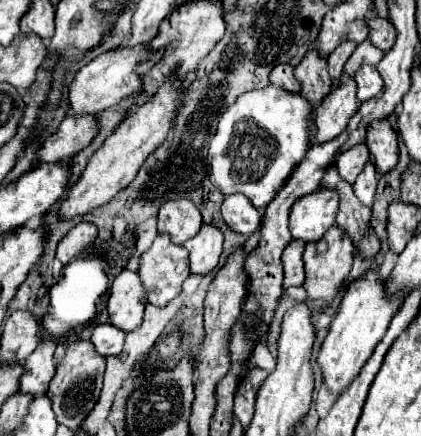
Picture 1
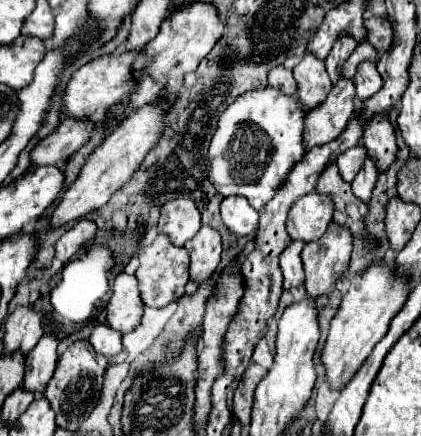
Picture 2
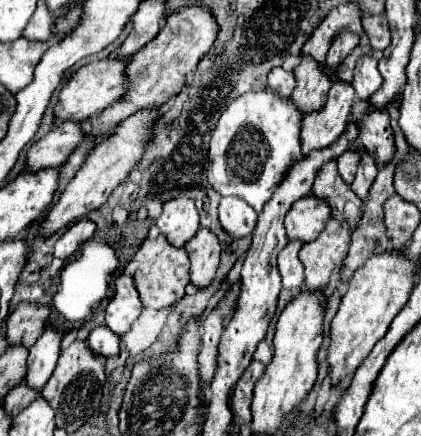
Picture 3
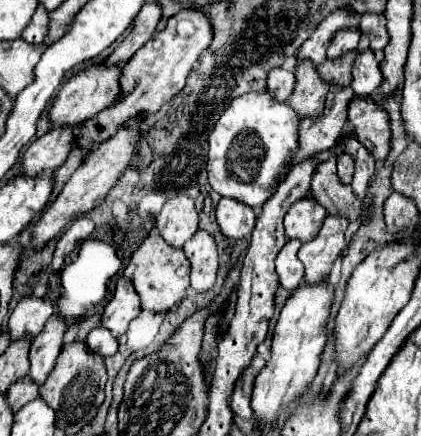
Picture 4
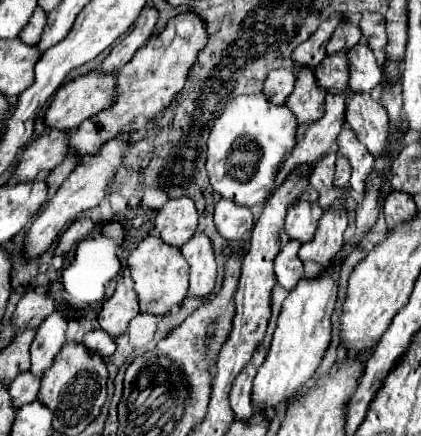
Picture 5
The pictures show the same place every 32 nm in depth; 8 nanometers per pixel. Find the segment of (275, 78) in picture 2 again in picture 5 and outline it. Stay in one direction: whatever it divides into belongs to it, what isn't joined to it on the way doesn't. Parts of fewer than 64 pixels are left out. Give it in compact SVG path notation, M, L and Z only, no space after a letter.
M278 68L268 72L266 80L264 80L264 96L268 96L268 100L272 104L284 104L286 98L292 94L294 90L294 72L286 70L286 68Z

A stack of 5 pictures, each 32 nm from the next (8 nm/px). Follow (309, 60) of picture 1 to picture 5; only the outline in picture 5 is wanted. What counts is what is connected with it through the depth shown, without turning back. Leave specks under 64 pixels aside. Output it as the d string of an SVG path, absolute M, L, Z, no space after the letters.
M304 68L296 76L296 88L288 96L286 106L296 116L298 124L312 124L324 116L324 98L326 92L316 86L314 72L310 68Z

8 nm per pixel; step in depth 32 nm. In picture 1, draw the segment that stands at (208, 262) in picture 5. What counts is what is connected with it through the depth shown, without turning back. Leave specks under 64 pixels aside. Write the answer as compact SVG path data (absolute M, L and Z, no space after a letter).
M202 224L200 232L184 244L186 250L190 252L190 272L200 276L212 272L220 262L222 242L224 242L222 232L216 226Z

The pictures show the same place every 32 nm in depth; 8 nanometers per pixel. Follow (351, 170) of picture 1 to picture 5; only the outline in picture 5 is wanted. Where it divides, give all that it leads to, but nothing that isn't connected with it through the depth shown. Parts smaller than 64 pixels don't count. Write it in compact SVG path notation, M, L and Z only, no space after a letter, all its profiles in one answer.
M338 156L338 160L336 160L336 172L334 172L334 184L340 186L340 188L346 188L348 180L350 180L350 164L348 164L346 158Z

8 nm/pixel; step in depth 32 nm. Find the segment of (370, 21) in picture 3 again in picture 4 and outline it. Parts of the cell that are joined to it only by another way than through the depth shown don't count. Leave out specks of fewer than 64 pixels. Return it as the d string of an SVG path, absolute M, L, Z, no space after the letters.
M362 14L360 30L370 38L370 50L378 52L384 50L388 44L388 32L386 32L386 18L384 14Z

